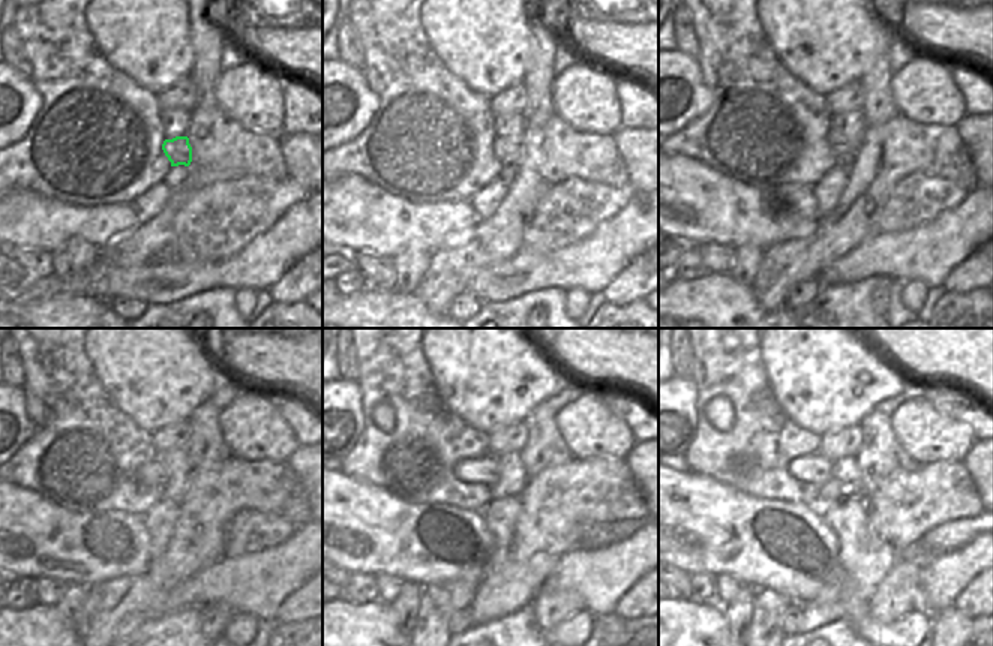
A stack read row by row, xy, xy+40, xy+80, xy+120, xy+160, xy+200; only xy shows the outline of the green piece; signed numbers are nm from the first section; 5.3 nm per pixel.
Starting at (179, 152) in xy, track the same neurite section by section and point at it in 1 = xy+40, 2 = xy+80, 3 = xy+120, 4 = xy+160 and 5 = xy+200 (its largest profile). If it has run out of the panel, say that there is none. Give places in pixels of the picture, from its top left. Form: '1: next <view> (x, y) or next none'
1: next xy+40 (509, 152)
2: next xy+80 (840, 149)
3: next xy+120 (153, 472)
4: next xy+160 (483, 469)
5: next xy+200 (815, 469)

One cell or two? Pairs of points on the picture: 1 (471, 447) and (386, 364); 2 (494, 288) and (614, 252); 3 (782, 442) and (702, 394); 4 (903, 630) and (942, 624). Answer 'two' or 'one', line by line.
1: one
2: one
3: one
4: two

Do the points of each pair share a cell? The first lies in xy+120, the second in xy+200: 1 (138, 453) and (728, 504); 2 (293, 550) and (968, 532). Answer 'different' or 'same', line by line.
1: different
2: different

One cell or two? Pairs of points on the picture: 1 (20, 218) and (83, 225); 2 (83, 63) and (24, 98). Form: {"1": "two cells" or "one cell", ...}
{"1": "one cell", "2": "two cells"}

